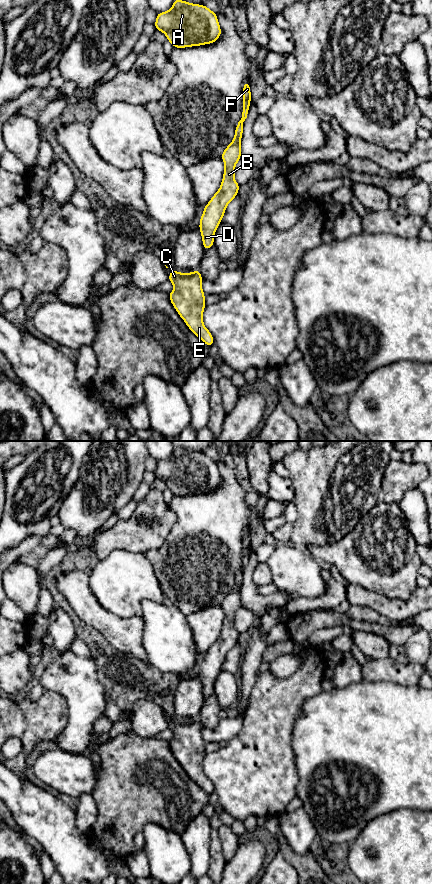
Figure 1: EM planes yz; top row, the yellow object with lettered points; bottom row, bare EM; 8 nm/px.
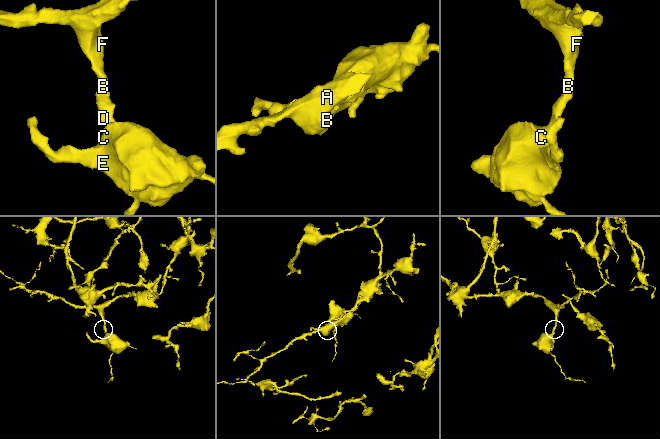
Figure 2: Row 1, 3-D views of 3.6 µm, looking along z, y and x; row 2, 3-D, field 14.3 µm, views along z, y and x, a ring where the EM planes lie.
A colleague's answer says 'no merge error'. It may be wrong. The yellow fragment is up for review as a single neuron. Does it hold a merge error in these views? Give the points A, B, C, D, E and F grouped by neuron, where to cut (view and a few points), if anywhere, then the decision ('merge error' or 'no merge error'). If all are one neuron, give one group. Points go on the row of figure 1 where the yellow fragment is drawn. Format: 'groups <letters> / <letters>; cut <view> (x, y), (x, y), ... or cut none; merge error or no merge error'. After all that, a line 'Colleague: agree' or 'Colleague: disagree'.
groups A B C D E F; cut none; no merge error
Colleague: agree

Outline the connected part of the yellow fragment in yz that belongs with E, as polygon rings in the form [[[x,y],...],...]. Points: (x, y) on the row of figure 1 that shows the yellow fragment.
[[[199,269],[191,273],[172,270],[168,280],[174,285],[174,290],[168,293],[173,307],[191,332],[210,347],[214,338],[203,323],[206,295],[202,290],[203,278]]]

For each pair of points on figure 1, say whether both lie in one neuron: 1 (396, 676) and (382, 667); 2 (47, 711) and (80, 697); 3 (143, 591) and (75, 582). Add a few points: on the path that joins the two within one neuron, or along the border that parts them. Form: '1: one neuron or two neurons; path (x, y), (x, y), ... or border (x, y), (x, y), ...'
1: one neuron; path (393, 673), (390, 670), (385, 670)
2: two neurons; border (48, 689), (58, 692), (67, 702), (67, 725)
3: two neurons; border (88, 575), (90, 591), (100, 605)

